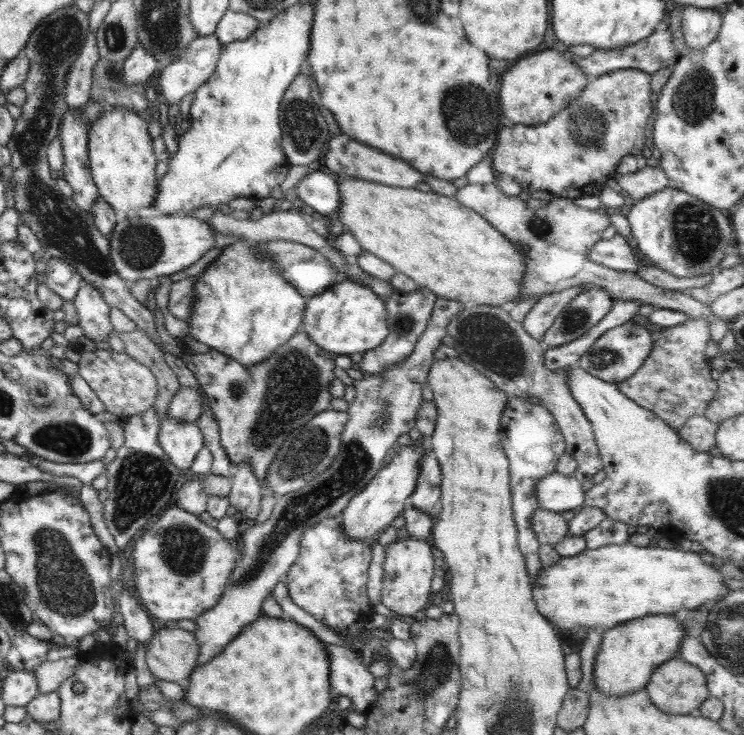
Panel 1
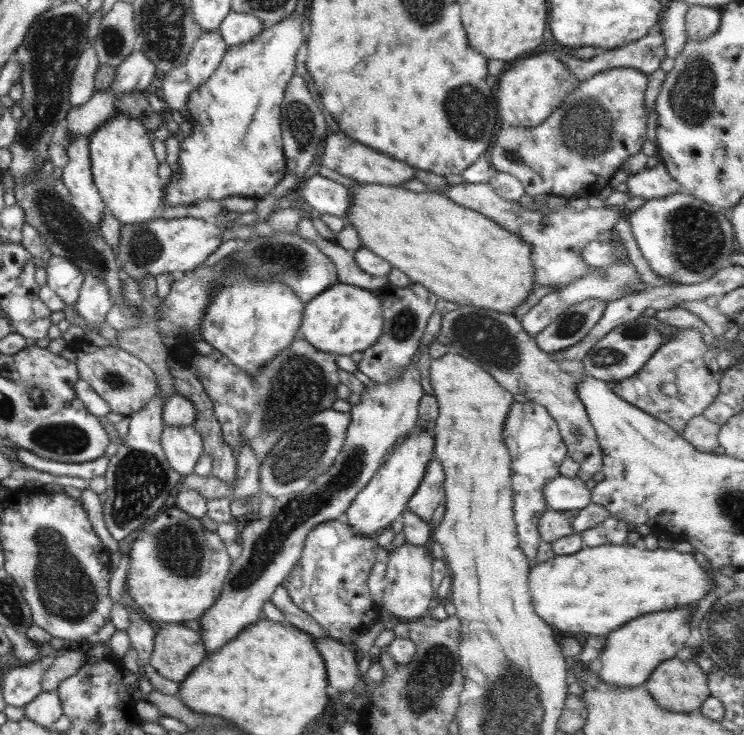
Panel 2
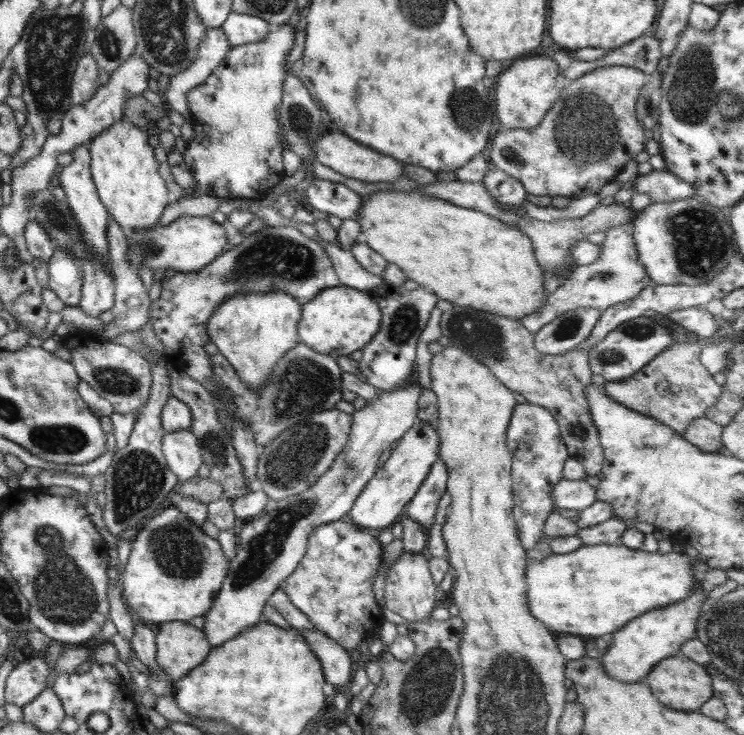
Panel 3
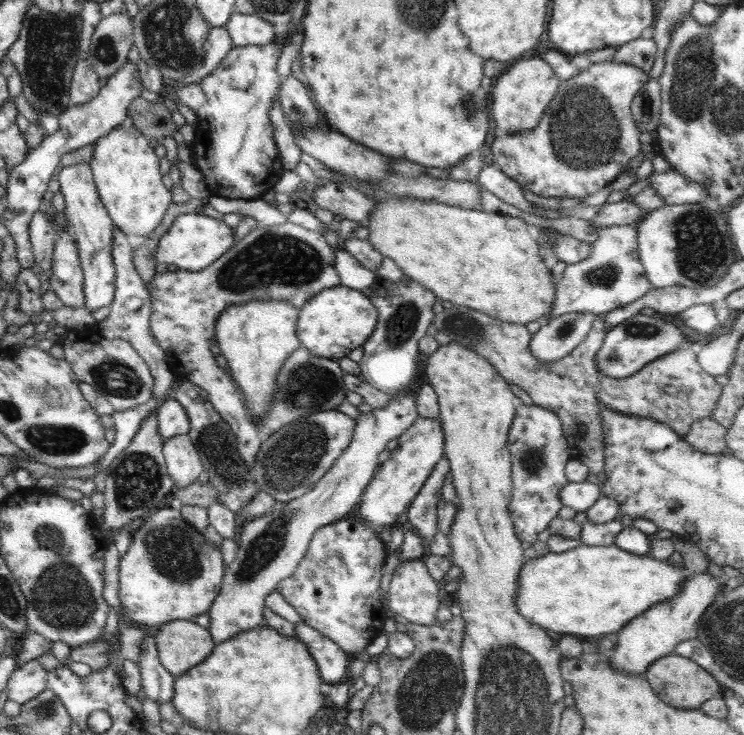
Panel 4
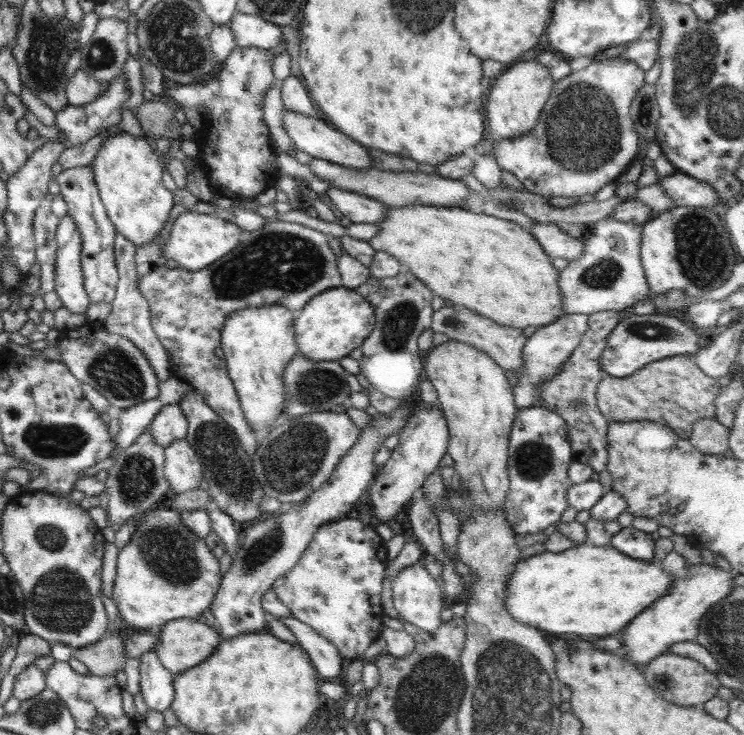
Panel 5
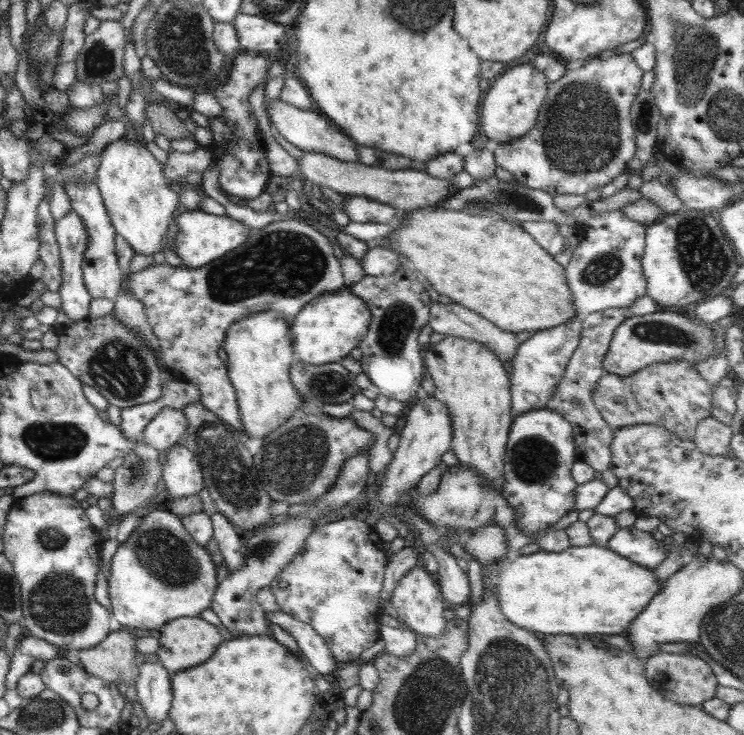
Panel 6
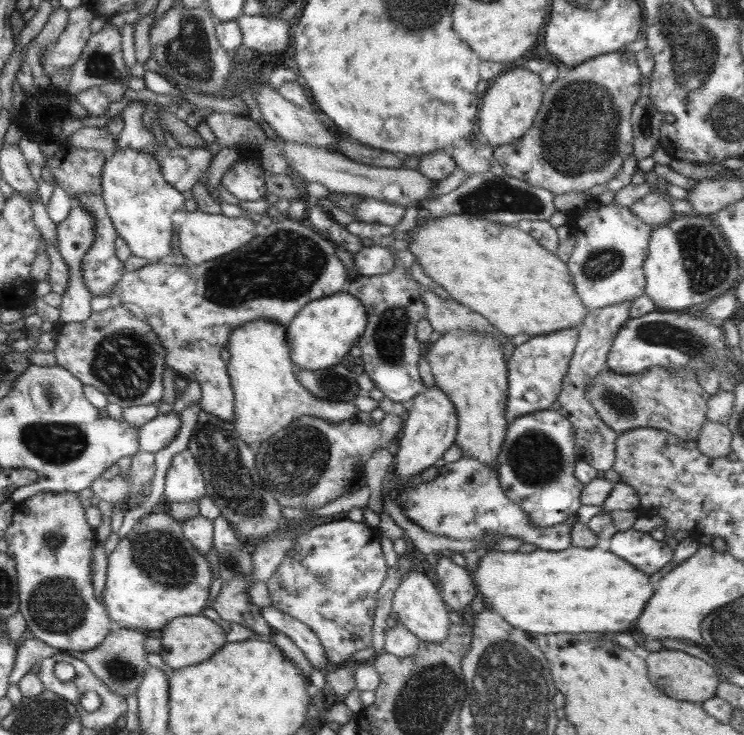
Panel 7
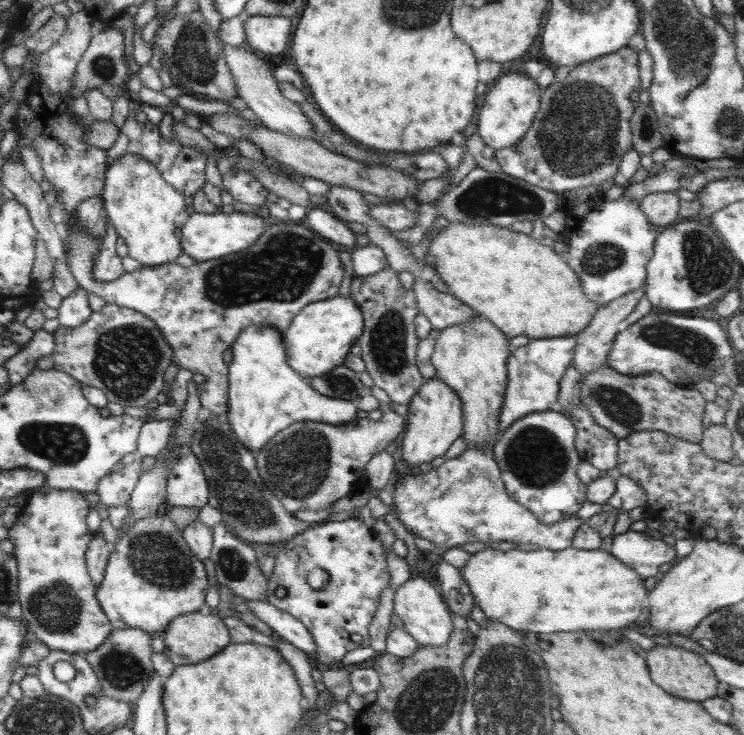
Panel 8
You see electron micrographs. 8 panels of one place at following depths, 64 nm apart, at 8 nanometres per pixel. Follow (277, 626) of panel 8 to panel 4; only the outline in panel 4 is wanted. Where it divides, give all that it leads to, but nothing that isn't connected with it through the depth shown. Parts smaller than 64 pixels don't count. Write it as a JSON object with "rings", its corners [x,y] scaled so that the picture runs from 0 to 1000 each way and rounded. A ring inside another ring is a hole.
{"rings":[[[409,846],[395,849],[395,857],[419,898],[425,899],[434,928],[446,932],[469,925],[473,895],[462,890],[448,871]]]}

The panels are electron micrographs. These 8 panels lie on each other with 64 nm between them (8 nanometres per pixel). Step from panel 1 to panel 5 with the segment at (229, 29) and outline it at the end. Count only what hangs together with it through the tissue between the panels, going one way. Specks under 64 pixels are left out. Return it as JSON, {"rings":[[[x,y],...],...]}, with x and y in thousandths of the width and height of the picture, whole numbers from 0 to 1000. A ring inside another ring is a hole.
{"rings":[[[317,16],[306,34],[315,45],[317,61],[344,64],[374,71],[382,61],[378,35],[359,30],[348,22]]]}

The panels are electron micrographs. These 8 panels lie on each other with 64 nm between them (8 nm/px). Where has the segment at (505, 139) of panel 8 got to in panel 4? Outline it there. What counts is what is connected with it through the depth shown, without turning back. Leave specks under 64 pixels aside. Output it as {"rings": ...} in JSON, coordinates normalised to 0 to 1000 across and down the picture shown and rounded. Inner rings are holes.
{"rings":[[[728,79],[696,82],[691,90],[685,90],[667,106],[661,114],[663,139],[659,144],[660,159],[667,166],[671,181],[715,177],[724,167],[742,132],[750,125],[753,114],[742,91]]]}

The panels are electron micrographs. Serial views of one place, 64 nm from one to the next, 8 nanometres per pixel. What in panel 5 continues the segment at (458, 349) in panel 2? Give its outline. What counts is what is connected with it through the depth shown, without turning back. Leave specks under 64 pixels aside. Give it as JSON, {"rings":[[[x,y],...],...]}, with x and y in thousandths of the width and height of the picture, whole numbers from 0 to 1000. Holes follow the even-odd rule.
{"rings":[[[606,414],[605,416],[597,415],[597,418],[582,424],[579,448],[583,452],[599,454],[608,463],[625,465],[640,472],[659,484],[667,497],[680,506],[696,507],[703,503],[702,472],[708,464],[708,459],[700,446],[675,444],[629,418]],[[812,422],[796,426],[790,434],[790,449],[781,467],[742,512],[742,517],[728,522],[728,536],[722,554],[730,554],[750,563],[763,580],[763,597],[769,607],[772,627],[790,631],[796,639],[806,644],[815,639],[817,629],[817,580],[816,571],[804,556],[801,533],[806,520],[817,512],[805,495],[806,483],[816,469],[817,456],[836,434],[836,426],[828,422]]]}

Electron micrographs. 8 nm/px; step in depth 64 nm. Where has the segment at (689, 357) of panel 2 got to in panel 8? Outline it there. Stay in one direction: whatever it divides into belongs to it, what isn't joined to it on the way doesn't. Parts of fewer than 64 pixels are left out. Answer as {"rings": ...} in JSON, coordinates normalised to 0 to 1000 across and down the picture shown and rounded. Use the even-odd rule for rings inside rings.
{"rings":[[[816,497],[781,514],[774,527],[773,540],[782,552],[788,552],[790,563],[801,576],[828,596],[841,596],[863,585],[887,585],[894,590],[914,596],[925,601],[941,603],[944,596],[944,574],[950,547],[944,541],[934,525],[914,525],[903,522],[884,507],[849,512],[828,506]]]}

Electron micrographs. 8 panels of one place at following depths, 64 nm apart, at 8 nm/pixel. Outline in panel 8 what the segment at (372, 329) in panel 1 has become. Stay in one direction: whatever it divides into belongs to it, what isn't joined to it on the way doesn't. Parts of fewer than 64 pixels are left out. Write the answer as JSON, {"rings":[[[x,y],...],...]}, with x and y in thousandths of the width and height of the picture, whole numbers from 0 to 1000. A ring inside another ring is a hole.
{"rings":[[[460,401],[418,411],[392,434],[380,467],[387,498],[406,514],[425,514],[454,501],[488,453],[489,431],[473,404]]]}

